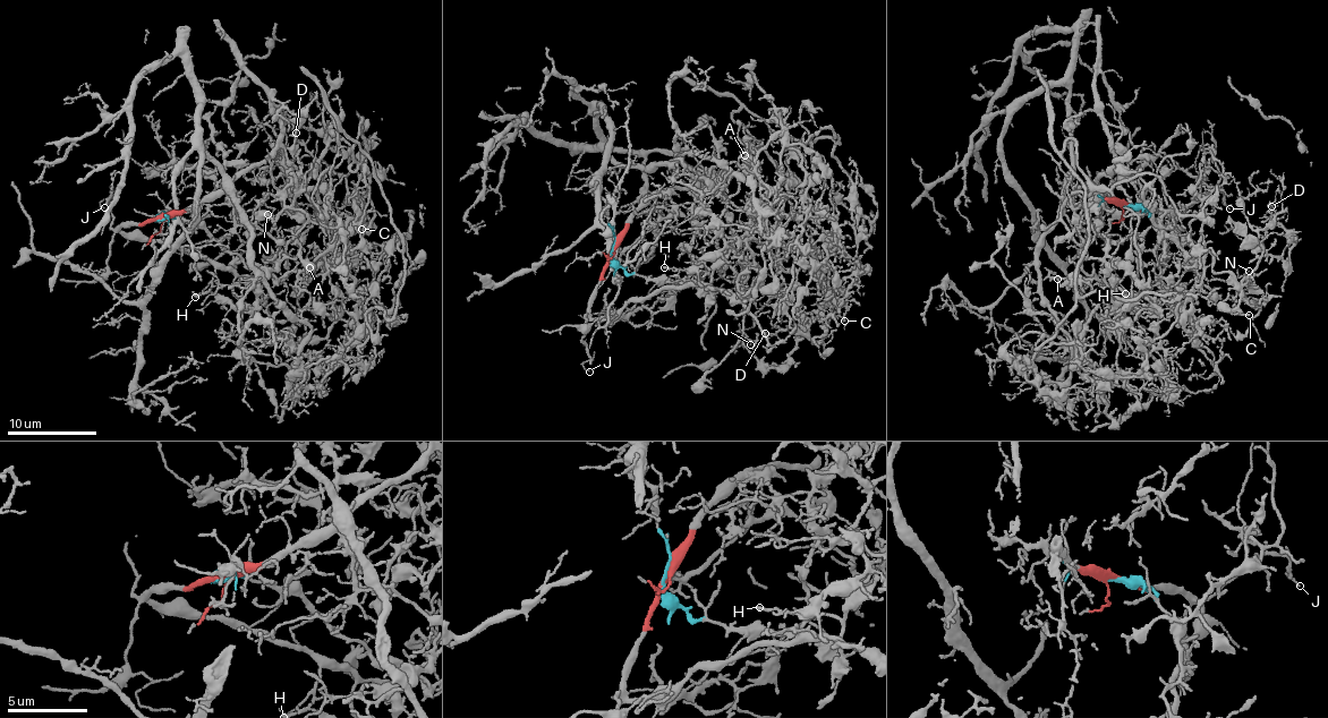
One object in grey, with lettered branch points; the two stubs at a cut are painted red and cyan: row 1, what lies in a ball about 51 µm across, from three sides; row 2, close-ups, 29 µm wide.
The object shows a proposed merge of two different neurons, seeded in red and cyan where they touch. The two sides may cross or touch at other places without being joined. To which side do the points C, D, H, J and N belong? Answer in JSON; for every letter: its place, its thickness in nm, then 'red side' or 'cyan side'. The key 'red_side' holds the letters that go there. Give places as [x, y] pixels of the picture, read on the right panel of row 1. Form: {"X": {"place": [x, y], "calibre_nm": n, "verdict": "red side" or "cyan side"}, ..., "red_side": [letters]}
{"C": {"place": [1249, 315], "calibre_nm": 140, "verdict": "cyan side"}, "D": {"place": [1271, 206], "calibre_nm": 60, "verdict": "cyan side"}, "H": {"place": [1125, 293], "calibre_nm": 180, "verdict": "cyan side"}, "J": {"place": [1229, 208], "calibre_nm": 110, "verdict": "red side"}, "N": {"place": [1249, 271], "calibre_nm": 90, "verdict": "cyan side"}, "red_side": ["J"]}

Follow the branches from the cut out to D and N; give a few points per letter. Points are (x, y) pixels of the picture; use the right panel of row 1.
D: (1123, 205), (1148, 212), (1164, 256), (1133, 304), (1114, 293), (1182, 308), (1206, 249), (1243, 281), (1273, 206)
N: (1123, 205), (1148, 212), (1164, 256), (1137, 308), (1158, 301), (1188, 270), (1226, 281), (1250, 272)

